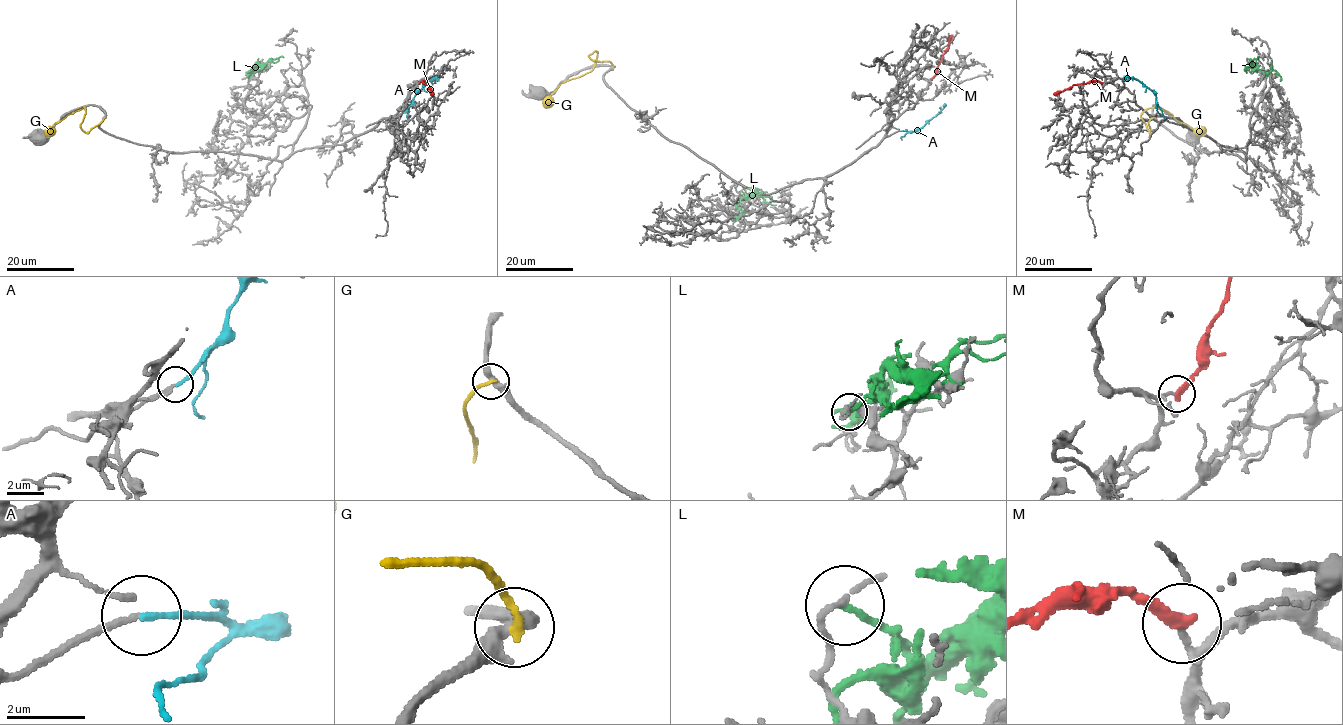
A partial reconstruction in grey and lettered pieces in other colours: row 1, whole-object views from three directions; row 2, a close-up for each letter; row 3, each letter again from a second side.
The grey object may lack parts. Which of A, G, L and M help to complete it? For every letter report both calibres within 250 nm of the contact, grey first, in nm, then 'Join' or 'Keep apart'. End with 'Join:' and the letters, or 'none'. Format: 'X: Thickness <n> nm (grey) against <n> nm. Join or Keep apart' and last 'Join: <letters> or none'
A: Thickness 130 nm (grey) against 160 nm. Join
G: Thickness 340 nm (grey) against 200 nm. Keep apart
L: Thickness 120 nm (grey) against 160 nm. Keep apart
M: Thickness 110 nm (grey) against 280 nm. Keep apart
Join: A

